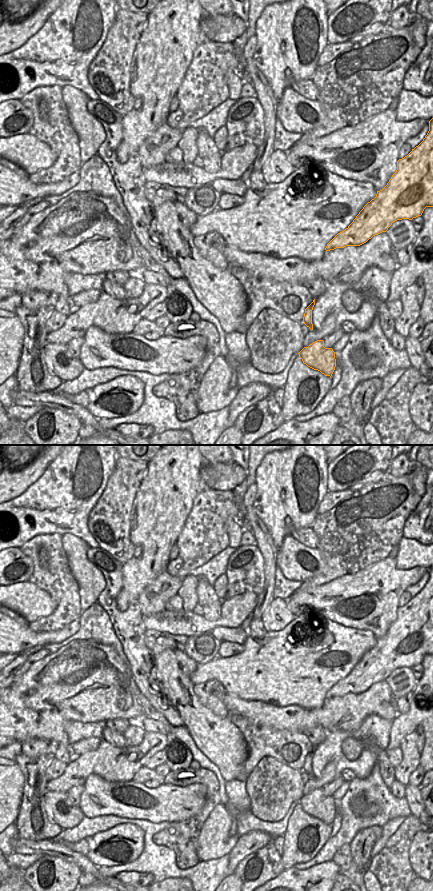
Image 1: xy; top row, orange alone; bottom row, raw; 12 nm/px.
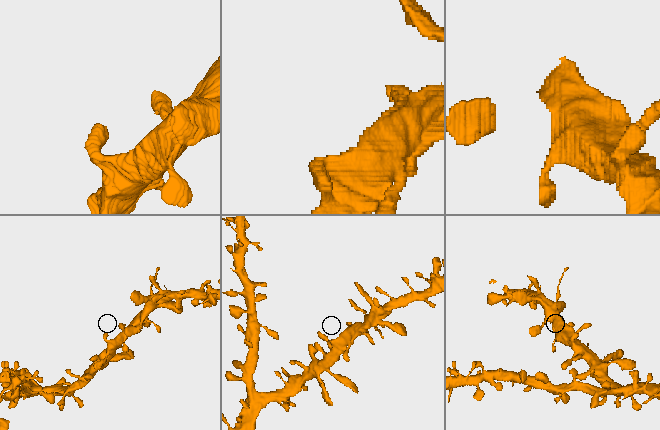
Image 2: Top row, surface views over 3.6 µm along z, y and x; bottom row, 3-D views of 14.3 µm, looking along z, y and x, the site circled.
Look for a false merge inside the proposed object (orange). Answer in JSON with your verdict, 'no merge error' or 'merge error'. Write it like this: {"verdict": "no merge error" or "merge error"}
{"verdict": "no merge error"}

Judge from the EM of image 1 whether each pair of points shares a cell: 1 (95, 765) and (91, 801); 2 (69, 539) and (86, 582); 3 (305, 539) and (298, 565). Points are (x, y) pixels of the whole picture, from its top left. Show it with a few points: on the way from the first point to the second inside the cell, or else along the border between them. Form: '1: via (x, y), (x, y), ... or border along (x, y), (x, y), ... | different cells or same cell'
1: border along (116, 782), (108, 782), (90, 774), (83, 785) | different cells
2: via (76, 550), (77, 561), (83, 571) | same cell
3: border along (291, 534), (301, 543), (315, 548) | different cells

